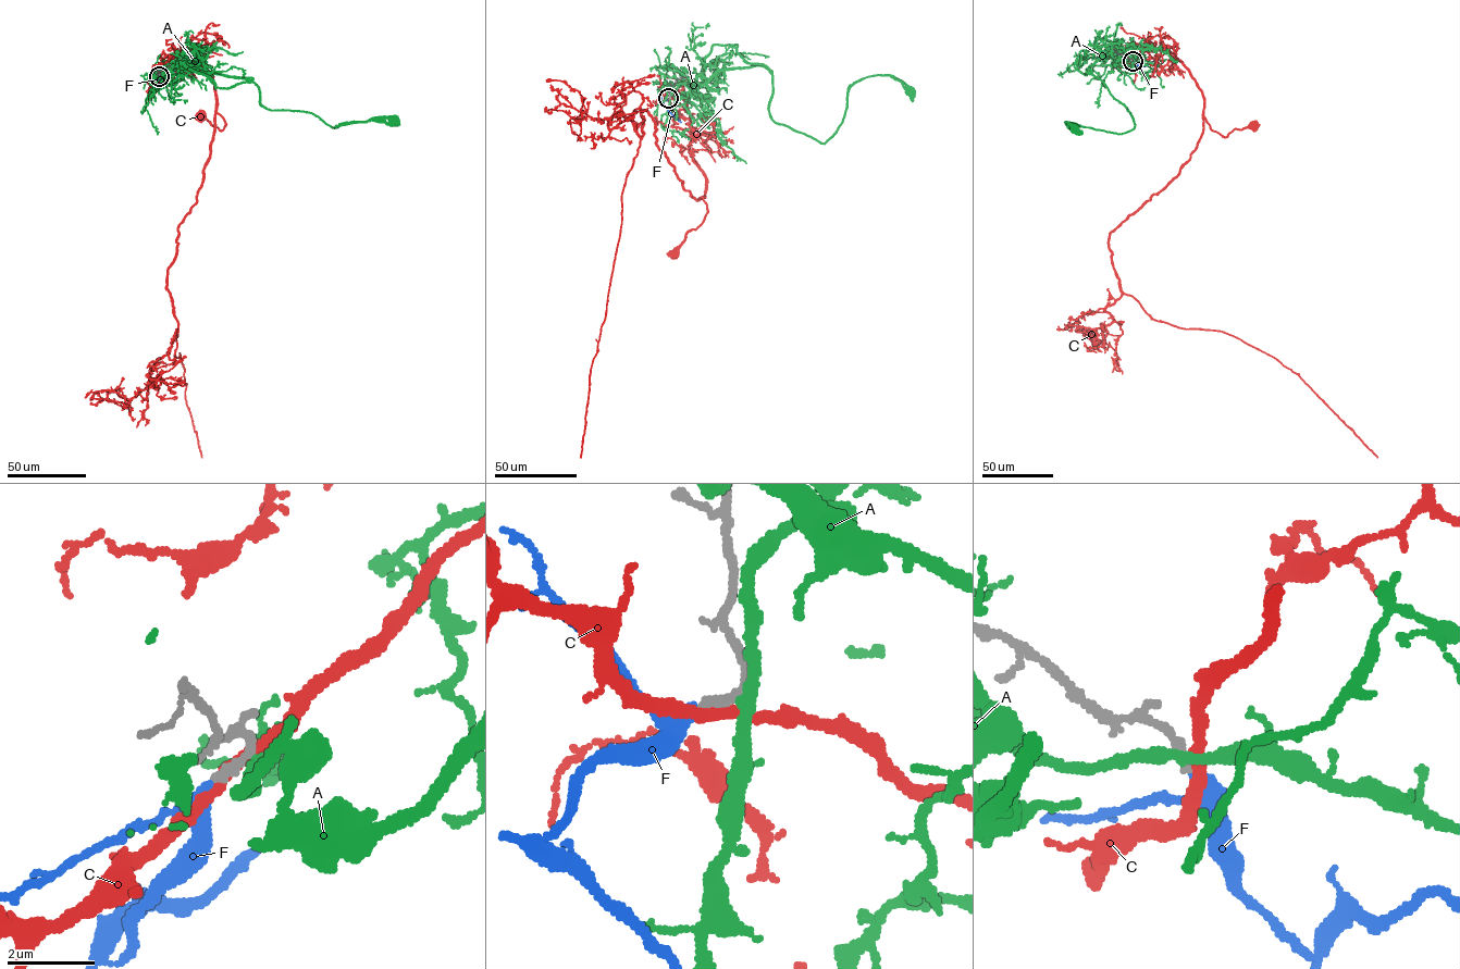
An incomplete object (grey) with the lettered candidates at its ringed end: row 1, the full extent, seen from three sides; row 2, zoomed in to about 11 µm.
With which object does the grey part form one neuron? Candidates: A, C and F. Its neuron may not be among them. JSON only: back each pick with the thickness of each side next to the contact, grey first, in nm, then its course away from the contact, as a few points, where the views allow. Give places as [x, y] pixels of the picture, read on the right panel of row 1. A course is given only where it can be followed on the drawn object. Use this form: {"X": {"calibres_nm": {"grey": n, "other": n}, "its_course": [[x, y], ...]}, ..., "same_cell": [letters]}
{"F": {"calibres_nm": {"grey": 240, "other": 240}, "its_course": [[1133, 61], [1136, 66], [1151, 61]]}, "same_cell": ["F"]}

